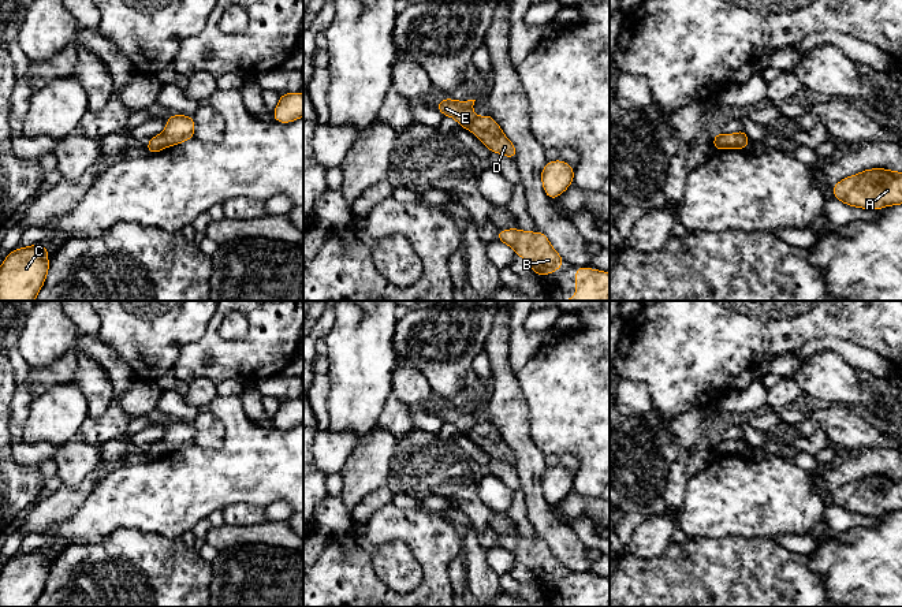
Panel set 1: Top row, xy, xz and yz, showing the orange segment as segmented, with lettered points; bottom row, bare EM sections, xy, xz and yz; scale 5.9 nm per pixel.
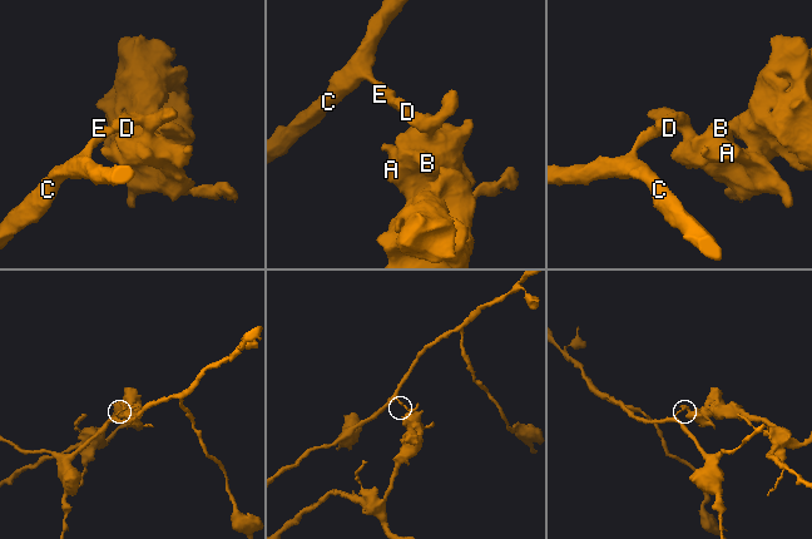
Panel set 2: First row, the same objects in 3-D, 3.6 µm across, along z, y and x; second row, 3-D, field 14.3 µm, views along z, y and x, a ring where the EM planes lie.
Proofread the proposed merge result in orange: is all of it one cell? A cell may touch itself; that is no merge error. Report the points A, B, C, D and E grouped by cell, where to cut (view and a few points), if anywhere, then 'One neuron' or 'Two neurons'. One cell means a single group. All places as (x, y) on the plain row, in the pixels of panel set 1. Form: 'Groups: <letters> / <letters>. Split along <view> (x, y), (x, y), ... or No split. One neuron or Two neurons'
Groups: A B D / C E. Split along xy (161, 440), (167, 451). Two neurons

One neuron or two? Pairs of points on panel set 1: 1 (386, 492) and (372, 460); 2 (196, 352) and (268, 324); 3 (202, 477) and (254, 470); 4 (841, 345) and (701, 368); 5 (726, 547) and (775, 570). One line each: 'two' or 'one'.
1: two
2: one
3: one
4: two
5: one

